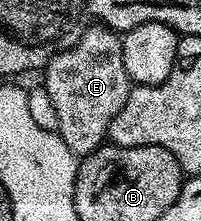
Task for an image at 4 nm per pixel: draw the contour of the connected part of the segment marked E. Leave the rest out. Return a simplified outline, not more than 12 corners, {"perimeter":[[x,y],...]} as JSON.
{"perimeter":[[99,24],[43,67],[60,139],[105,145],[128,99],[121,35]]}

